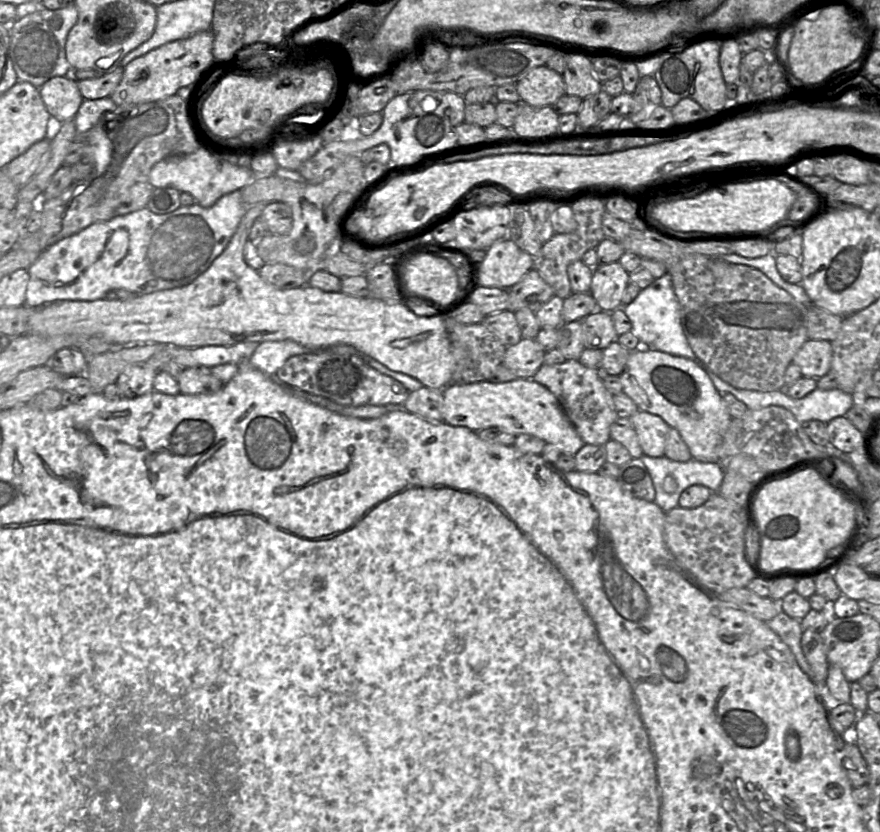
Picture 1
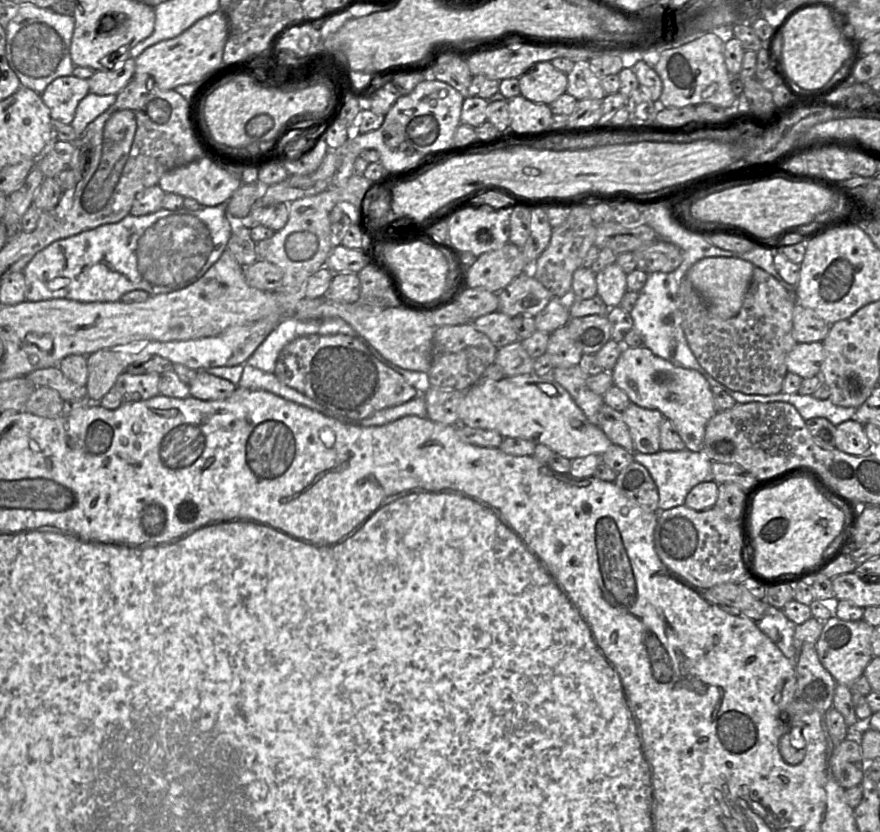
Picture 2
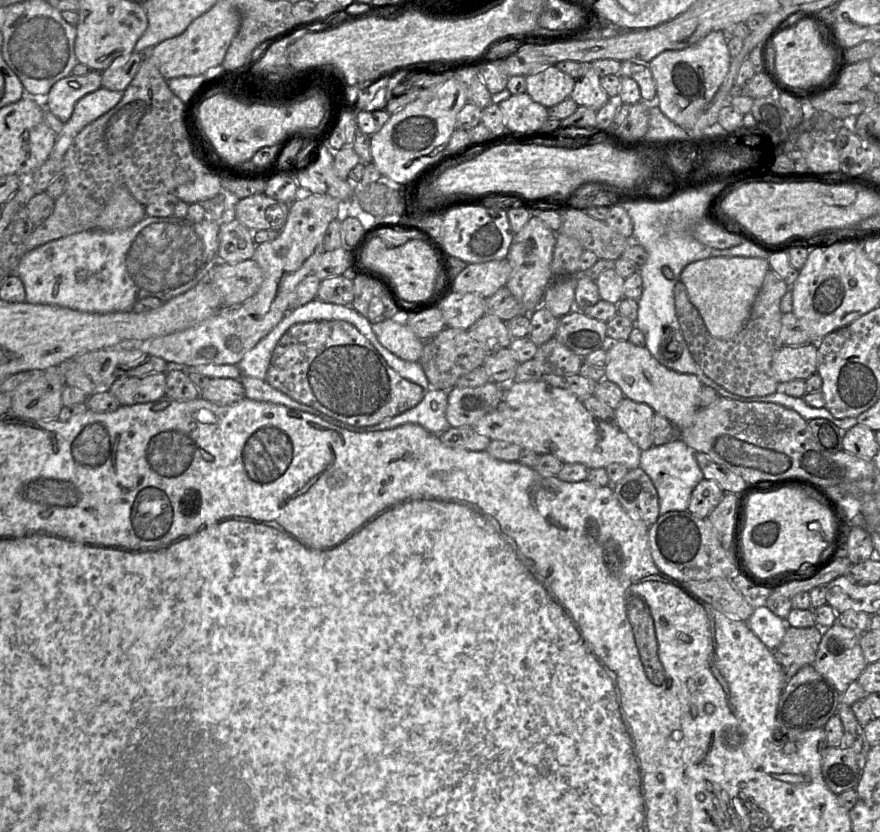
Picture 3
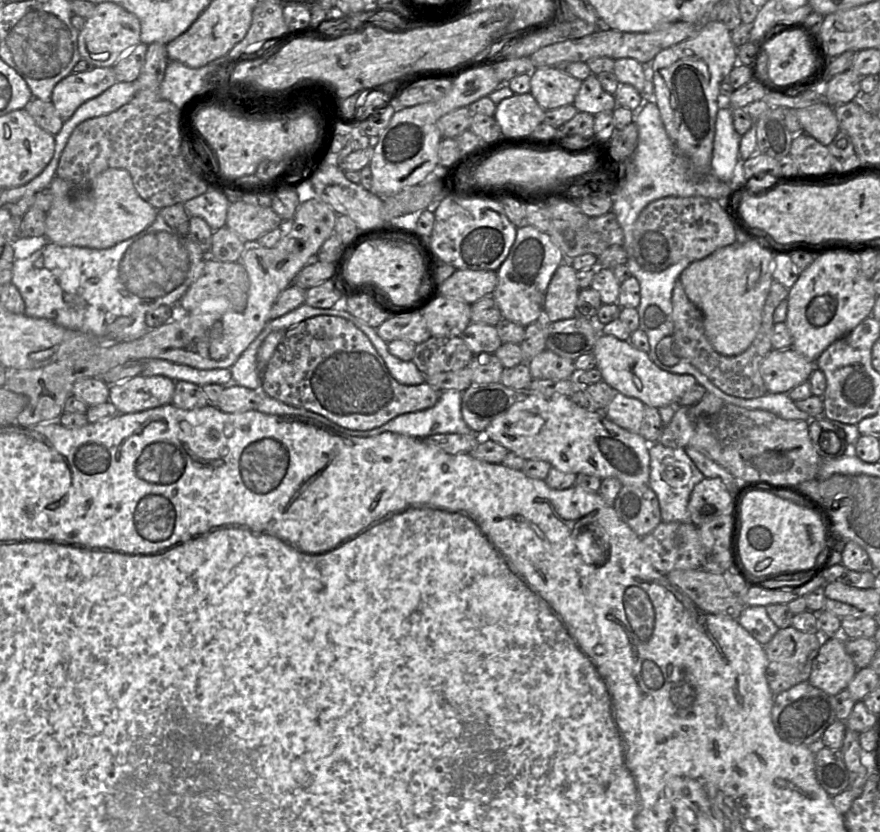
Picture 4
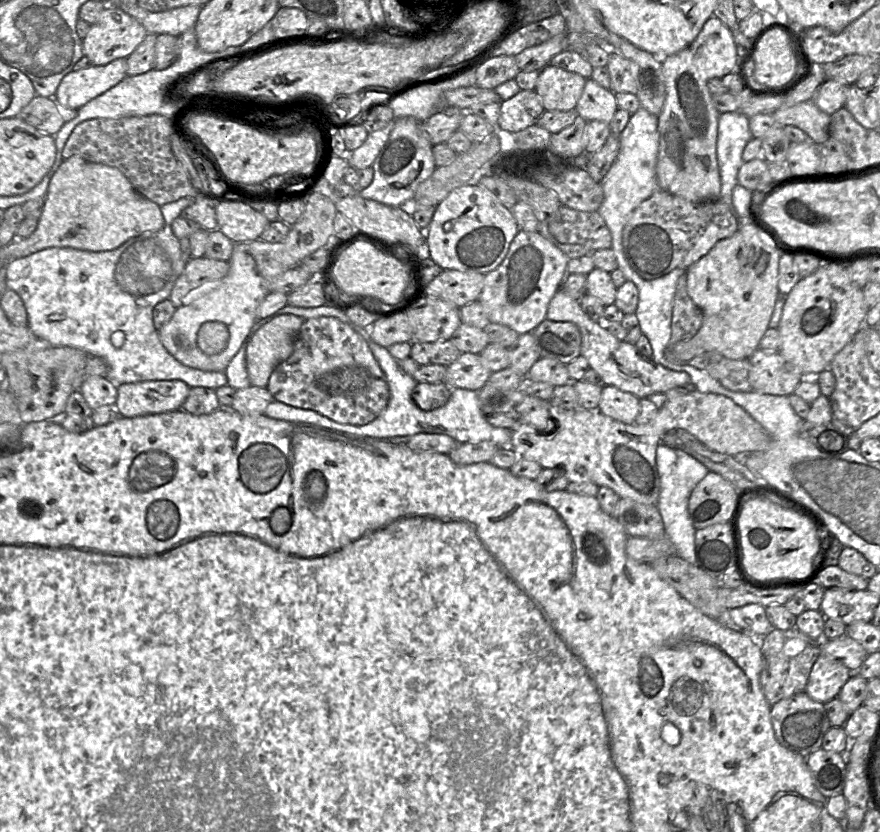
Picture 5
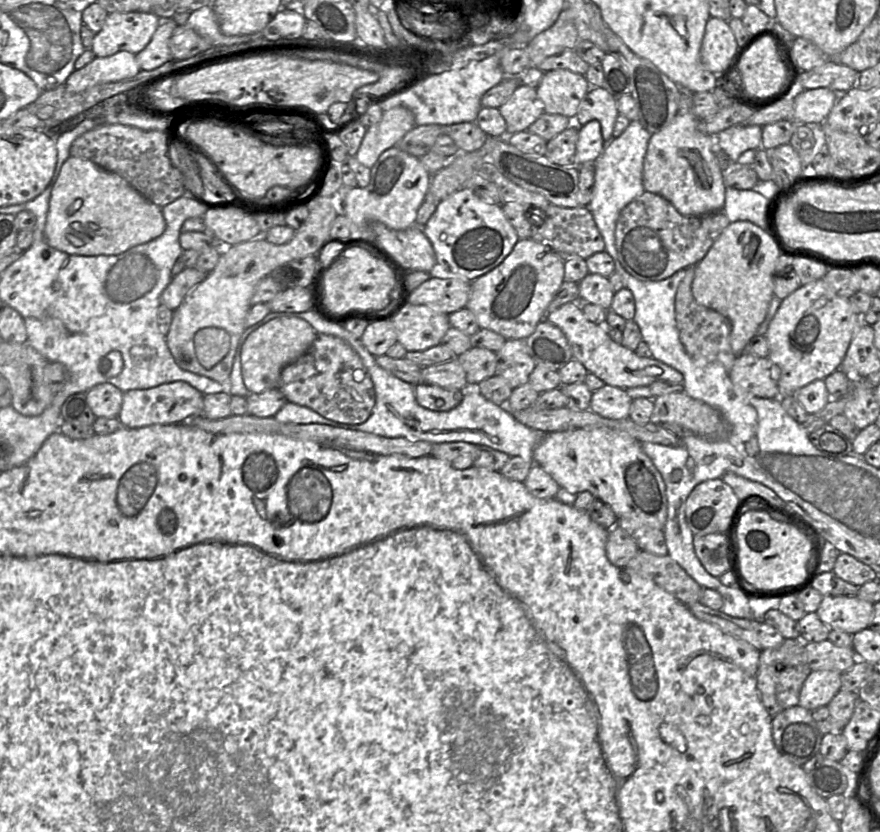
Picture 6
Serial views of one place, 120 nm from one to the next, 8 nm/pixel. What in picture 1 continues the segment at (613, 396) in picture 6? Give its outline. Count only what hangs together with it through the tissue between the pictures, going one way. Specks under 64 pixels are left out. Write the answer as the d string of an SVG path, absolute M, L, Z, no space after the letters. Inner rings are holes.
M639 410L630 417L643 453L649 457L665 456L670 426L658 415Z

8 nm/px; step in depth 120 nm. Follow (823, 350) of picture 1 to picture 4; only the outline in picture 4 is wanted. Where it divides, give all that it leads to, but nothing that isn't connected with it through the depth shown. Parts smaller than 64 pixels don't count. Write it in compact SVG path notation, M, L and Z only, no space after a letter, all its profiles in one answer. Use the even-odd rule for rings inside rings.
M793 348L772 349L761 362L760 373L769 393L789 393L808 381L815 368L815 361Z

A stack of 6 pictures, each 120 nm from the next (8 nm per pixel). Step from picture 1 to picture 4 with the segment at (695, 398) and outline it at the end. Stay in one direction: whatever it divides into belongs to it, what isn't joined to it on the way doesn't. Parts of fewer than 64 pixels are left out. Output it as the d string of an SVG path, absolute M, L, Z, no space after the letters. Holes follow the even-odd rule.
M600 333L592 353L596 359L596 368L605 383L625 396L640 400L646 406L657 409L677 406L679 399L698 383L690 374L675 374L661 369L650 359L648 353L634 347L629 340Z

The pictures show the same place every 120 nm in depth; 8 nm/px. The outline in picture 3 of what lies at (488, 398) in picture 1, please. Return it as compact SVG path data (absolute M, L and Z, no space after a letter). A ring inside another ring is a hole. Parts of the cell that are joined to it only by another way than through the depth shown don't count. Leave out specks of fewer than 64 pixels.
M542 379L506 384L498 406L473 429L491 440L518 444L538 454L553 454L563 463L581 463L589 469L621 463L631 470L640 464L642 451L613 421L597 418L576 395Z

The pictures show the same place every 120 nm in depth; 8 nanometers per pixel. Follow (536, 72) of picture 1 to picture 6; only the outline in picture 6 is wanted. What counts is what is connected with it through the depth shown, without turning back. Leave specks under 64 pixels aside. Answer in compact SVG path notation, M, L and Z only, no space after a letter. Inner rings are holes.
M556 69L544 72L536 91L544 104L545 113L563 115L574 122L590 87L585 75L567 69Z

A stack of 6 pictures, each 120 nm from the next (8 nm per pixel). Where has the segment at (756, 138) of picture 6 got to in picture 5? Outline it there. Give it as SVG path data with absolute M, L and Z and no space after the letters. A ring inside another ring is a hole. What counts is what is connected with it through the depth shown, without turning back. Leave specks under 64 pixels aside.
M739 111L724 112L718 118L716 155L721 177L720 200L733 207L733 188L738 184L737 176L742 153L753 138L749 128L749 117Z

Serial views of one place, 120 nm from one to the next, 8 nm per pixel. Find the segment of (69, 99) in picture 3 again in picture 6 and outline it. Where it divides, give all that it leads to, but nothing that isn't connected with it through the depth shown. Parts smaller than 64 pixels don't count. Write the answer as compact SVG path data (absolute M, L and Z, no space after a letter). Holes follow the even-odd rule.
M120 51L108 57L96 57L79 70L74 70L65 82L73 93L83 92L95 85L135 77L141 71L134 54Z

